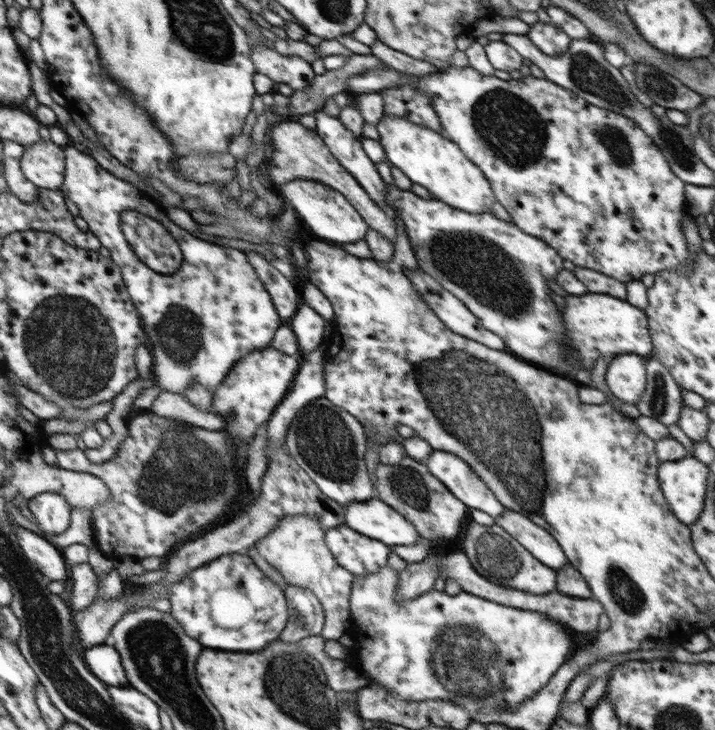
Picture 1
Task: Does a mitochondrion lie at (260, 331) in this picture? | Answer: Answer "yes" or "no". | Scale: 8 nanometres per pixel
no

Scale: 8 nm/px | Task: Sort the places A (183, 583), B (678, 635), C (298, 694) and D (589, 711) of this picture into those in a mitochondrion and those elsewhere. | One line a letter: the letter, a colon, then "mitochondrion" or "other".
A: other
B: other
C: mitochondrion
D: other

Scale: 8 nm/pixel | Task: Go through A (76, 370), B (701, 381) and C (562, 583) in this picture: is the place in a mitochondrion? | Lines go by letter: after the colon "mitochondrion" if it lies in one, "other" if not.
A: mitochondrion
B: other
C: other

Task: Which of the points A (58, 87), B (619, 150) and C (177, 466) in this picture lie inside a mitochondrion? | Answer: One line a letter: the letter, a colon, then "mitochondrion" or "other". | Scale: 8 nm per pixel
A: other
B: mitochondrion
C: mitochondrion

